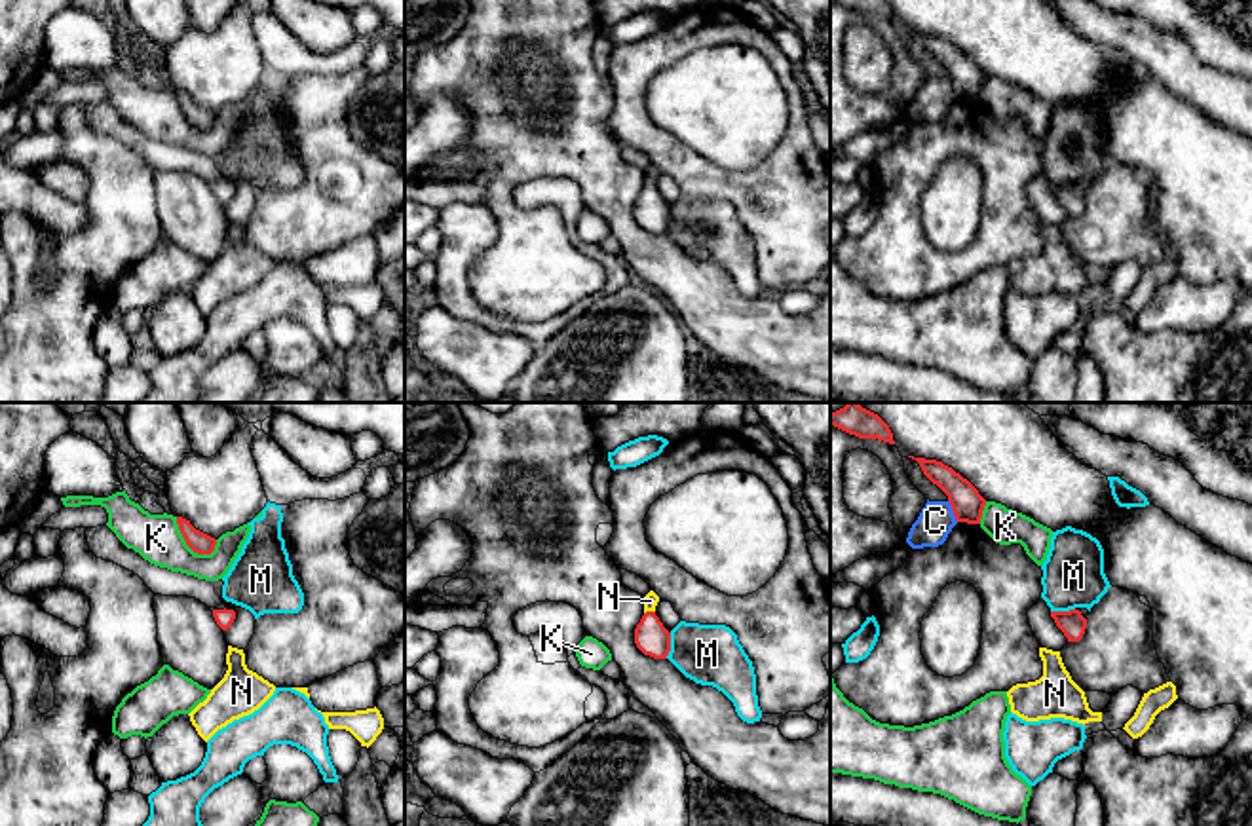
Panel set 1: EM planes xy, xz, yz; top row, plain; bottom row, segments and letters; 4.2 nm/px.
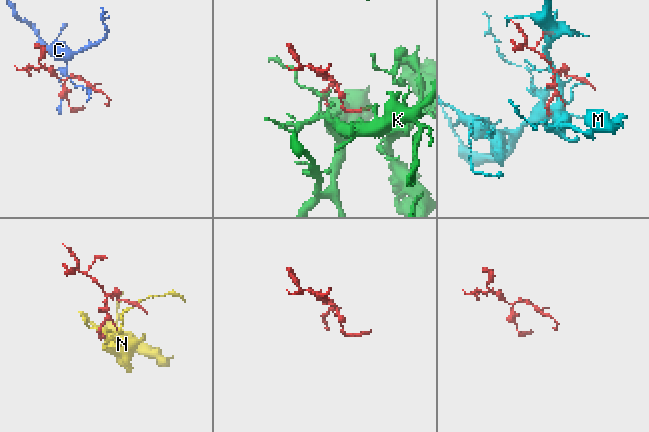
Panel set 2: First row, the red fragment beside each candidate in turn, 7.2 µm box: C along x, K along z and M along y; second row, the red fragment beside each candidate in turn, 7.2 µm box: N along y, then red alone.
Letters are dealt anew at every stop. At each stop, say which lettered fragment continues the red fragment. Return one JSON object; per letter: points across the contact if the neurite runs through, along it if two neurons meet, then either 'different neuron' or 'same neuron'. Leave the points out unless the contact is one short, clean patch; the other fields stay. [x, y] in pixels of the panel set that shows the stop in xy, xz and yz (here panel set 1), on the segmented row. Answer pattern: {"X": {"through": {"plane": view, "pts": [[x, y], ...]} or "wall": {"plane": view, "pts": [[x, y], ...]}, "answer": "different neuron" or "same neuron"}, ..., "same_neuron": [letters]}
{"C": {"wall": {"plane": "yz", "pts": [[948, 500], [958, 521]]}, "answer": "different neuron"}, "K": {"answer": "different neuron"}, "M": {"answer": "different neuron"}, "N": {"through": {"plane": "xz", "pts": [[652, 638], [648, 612], [650, 600]]}, "answer": "same neuron"}, "same_neuron": ["N"]}

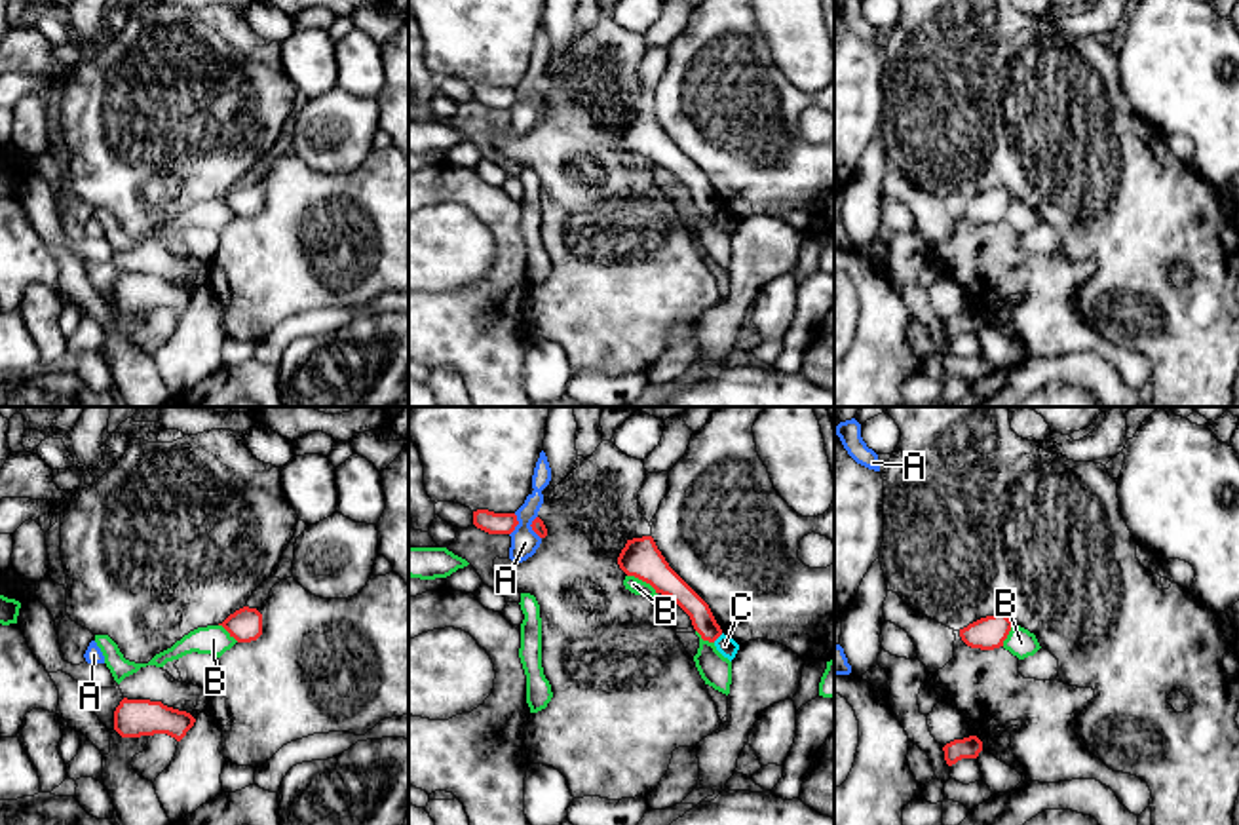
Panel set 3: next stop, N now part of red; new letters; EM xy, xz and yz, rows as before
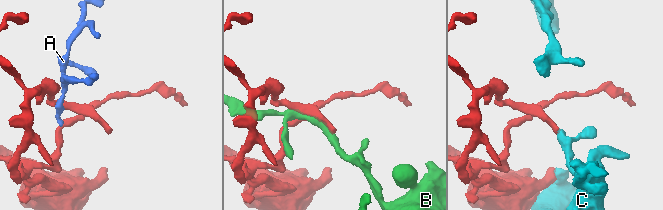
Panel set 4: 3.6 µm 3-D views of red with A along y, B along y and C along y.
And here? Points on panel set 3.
{"A": {"wall": {"plane": "xz", "pts": [[536, 516], [531, 529], [540, 538]]}, "answer": "different neuron"}, "B": {"answer": "different neuron"}, "C": {"answer": "different neuron"}, "same_neuron": []}

